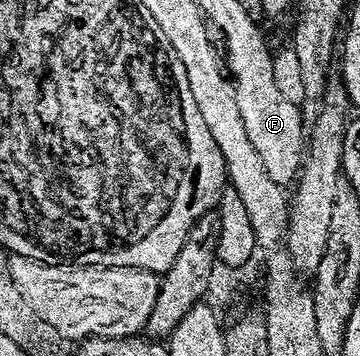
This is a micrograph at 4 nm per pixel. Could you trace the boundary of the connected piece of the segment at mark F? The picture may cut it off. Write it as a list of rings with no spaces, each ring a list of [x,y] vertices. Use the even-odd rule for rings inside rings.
[[[234,47],[233,76],[235,81],[235,95],[239,114],[243,118],[243,130],[247,130],[247,138],[251,138],[251,146],[263,158],[263,166],[267,174],[279,185],[285,186],[298,175],[299,167],[303,162],[303,125],[300,109],[294,101],[283,98],[277,87],[273,85],[272,59],[262,60],[252,57],[248,48]]]

